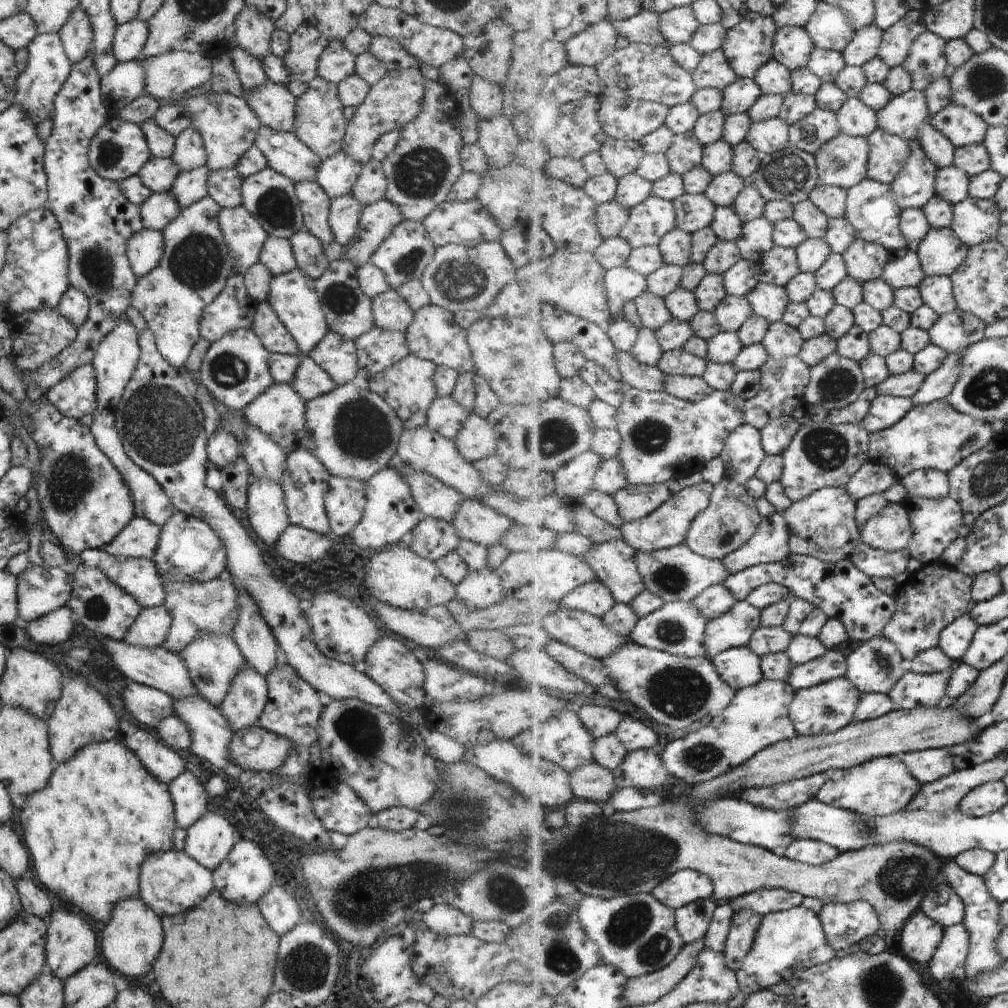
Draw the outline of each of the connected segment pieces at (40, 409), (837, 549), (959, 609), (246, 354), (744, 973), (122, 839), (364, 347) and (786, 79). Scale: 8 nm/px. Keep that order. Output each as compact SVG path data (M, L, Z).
M28 398L26 401L25 403L22 400L20 406L26 407L34 418L34 432L31 434L40 453L42 474L38 500L48 532L68 553L72 552L72 555L78 556L86 549L100 550L106 544L110 544L116 538L116 534L135 517L132 494L114 464L98 449L88 426L82 424L80 420L63 416L45 399L39 400L39 406Z
M827 487L786 510L784 516L794 535L790 542L791 553L830 563L851 558L856 546L862 542L862 531L857 524L858 501L853 498L846 487Z
M949 564L923 565L896 591L898 611L886 626L883 636L897 644L911 663L919 654L941 646L941 634L963 614L971 614L978 603L973 596L976 577L964 575Z
M236 328L210 344L200 364L202 384L226 408L242 411L275 384L268 365L269 354L252 329Z
M804 905L766 916L757 939L755 950L738 972L741 990L750 996L783 983L790 983L804 972L822 964L833 962L837 950L828 941L821 917Z
M112 740L76 752L74 760L58 768L50 786L52 790L28 796L20 811L21 838L32 856L33 870L38 870L37 882L66 904L70 902L86 916L106 924L118 900L139 894L139 874L146 856L173 849L177 822L168 785L159 779L156 782L123 742Z
M373 327L355 341L358 373L356 381L366 381L372 374L400 362L410 350L404 333Z
M775 58L760 70L755 81L766 94L774 93L787 98L793 93L793 71Z

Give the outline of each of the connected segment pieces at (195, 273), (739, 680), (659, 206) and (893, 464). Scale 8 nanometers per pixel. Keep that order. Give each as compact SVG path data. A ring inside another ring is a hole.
M209 195L191 206L180 209L176 219L172 220L162 231L164 236L162 260L149 274L137 278L136 286L130 296L132 298L130 306L138 310L148 324L148 329L154 334L160 354L176 369L184 369L192 348L201 338L200 320L204 308L222 292L226 280L234 274L232 258L218 225L220 211L219 205Z
M749 646L731 648L716 656L713 662L724 680L730 683L736 692L746 687L754 687L765 679L763 659L759 653L754 652Z
M652 196L631 209L629 222L624 226L621 238L633 249L660 247L662 240L678 227L675 204Z
M943 399L928 405L916 405L907 419L895 427L871 434L870 458L892 468L900 480L920 470L933 469L949 474L964 460L987 448L997 436L992 423L959 412L948 399Z

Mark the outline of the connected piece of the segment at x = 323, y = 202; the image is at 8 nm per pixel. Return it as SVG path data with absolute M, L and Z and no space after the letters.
M315 181L300 182L295 184L295 188L305 230L327 246L334 241L328 225L330 198Z

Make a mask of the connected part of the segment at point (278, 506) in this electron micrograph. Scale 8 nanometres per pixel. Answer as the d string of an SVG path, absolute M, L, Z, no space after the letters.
M257 478L247 489L247 504L244 511L250 520L254 534L264 544L275 544L289 526L284 492L274 480Z

